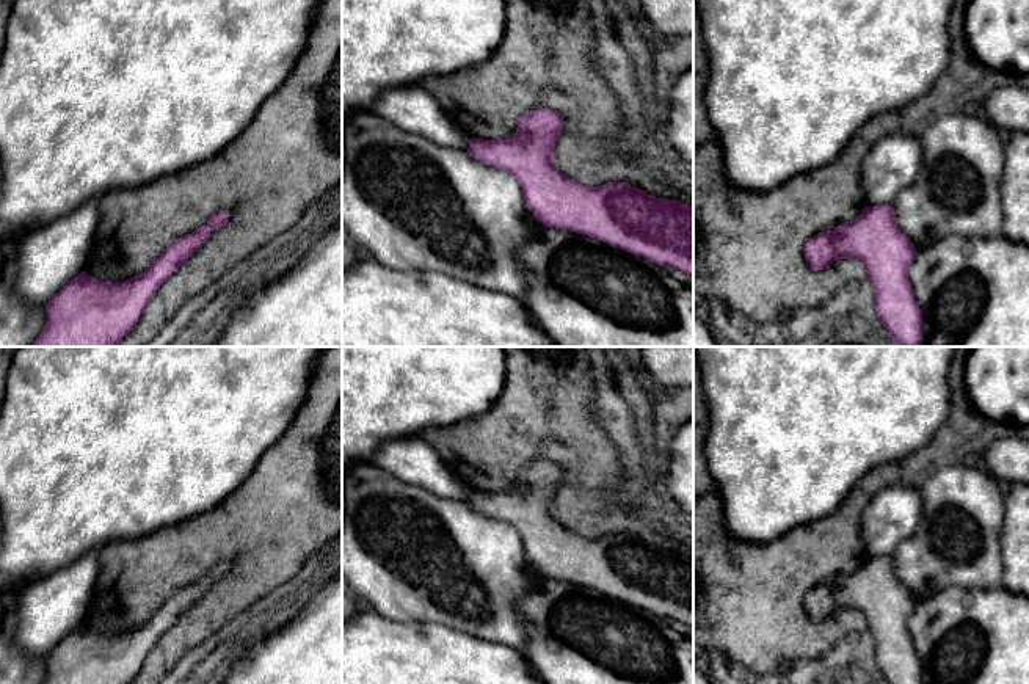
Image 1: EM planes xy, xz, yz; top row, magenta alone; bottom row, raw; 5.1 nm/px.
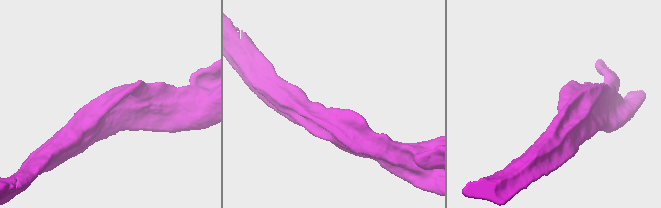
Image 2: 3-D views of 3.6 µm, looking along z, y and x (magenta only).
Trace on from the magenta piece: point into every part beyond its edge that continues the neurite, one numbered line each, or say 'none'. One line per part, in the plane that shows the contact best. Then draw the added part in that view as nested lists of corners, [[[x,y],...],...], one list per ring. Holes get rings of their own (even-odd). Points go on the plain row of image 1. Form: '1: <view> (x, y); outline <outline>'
none

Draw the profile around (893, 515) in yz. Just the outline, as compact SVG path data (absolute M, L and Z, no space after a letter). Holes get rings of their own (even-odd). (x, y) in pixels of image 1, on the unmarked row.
M900 480L880 489L861 515L866 558L893 555L918 529L922 518L919 486Z

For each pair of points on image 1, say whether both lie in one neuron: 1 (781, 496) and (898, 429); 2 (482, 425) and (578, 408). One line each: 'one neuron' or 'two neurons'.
1: one neuron
2: one neuron

